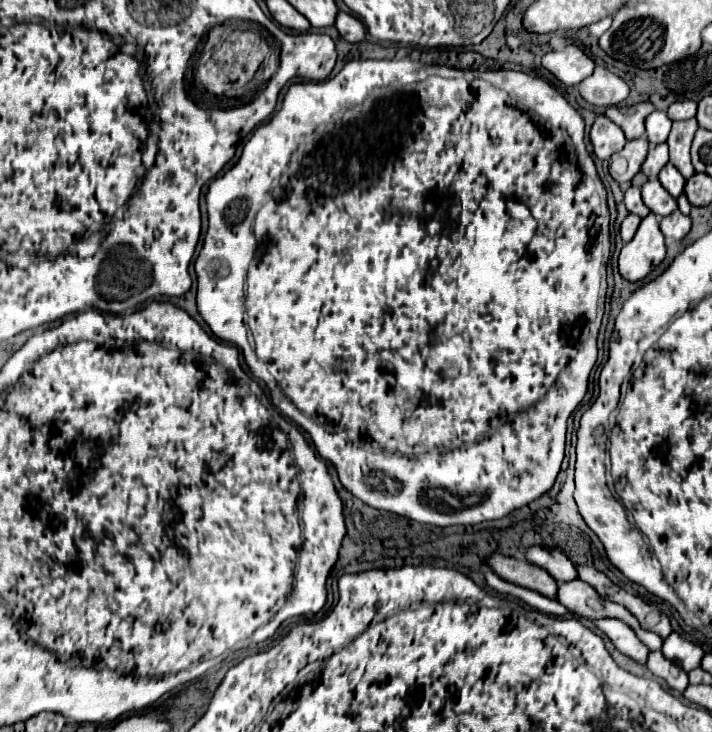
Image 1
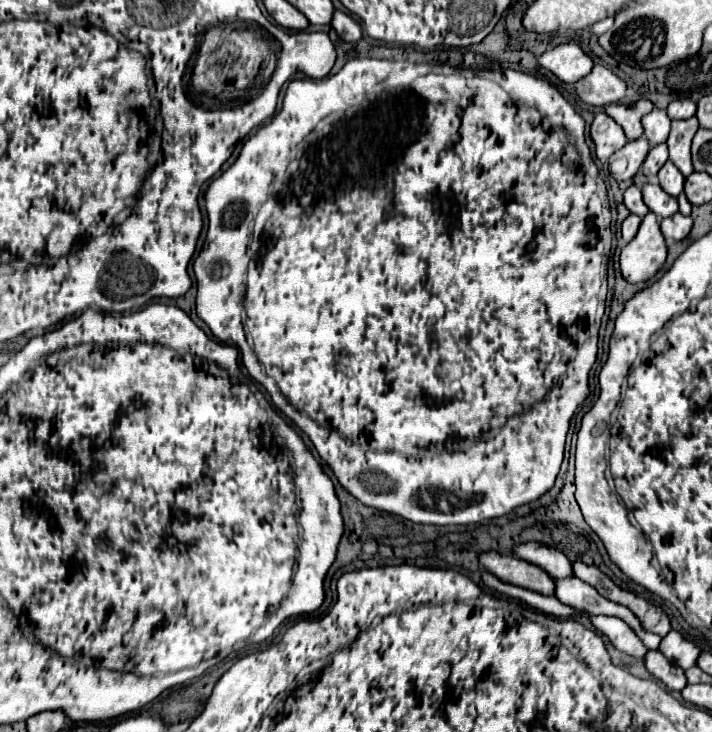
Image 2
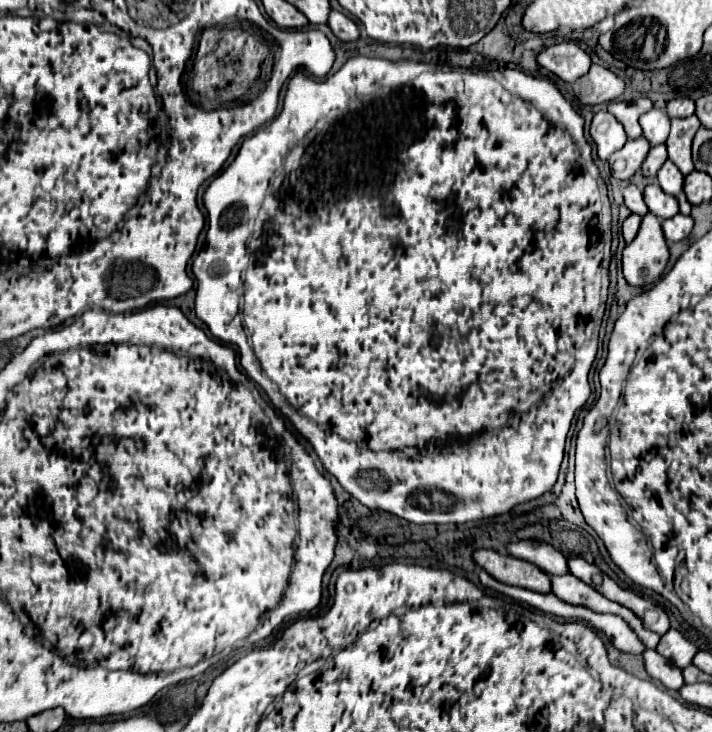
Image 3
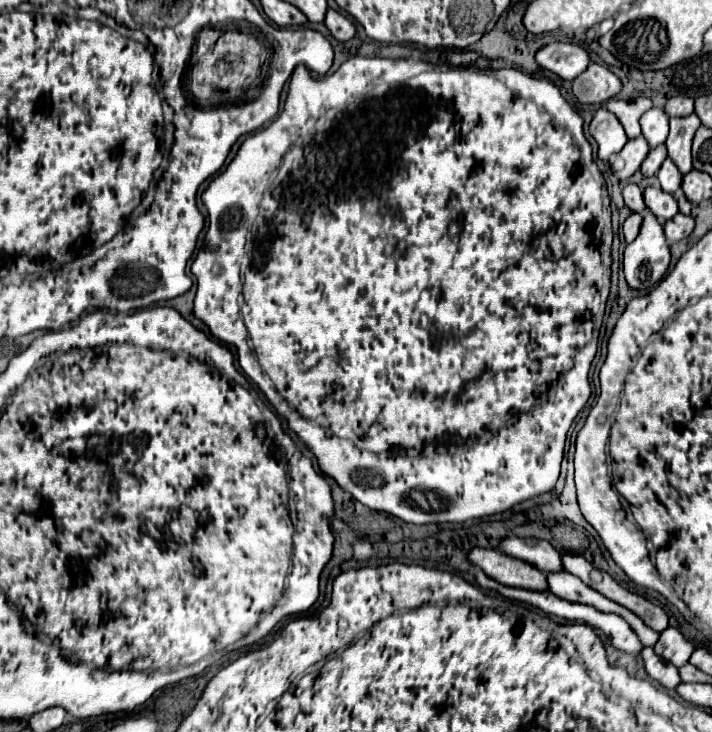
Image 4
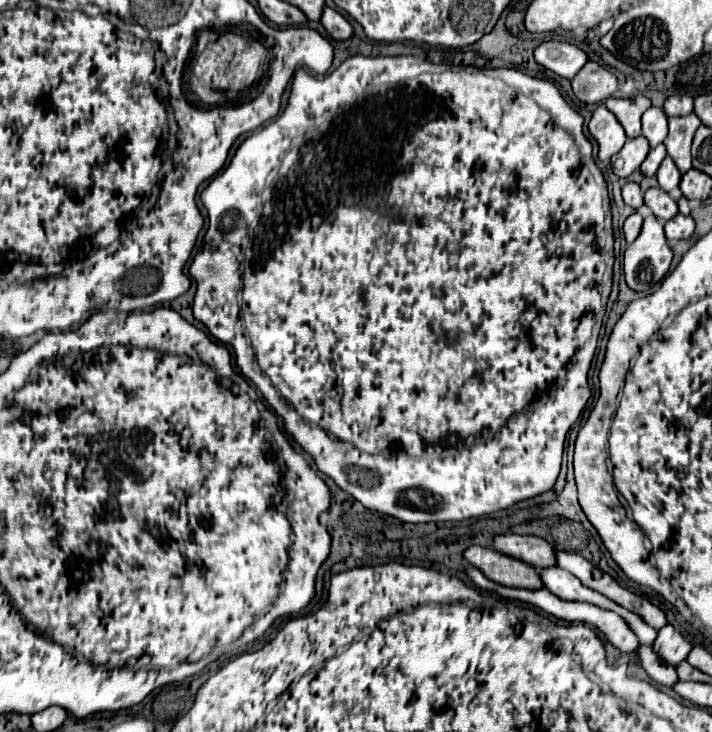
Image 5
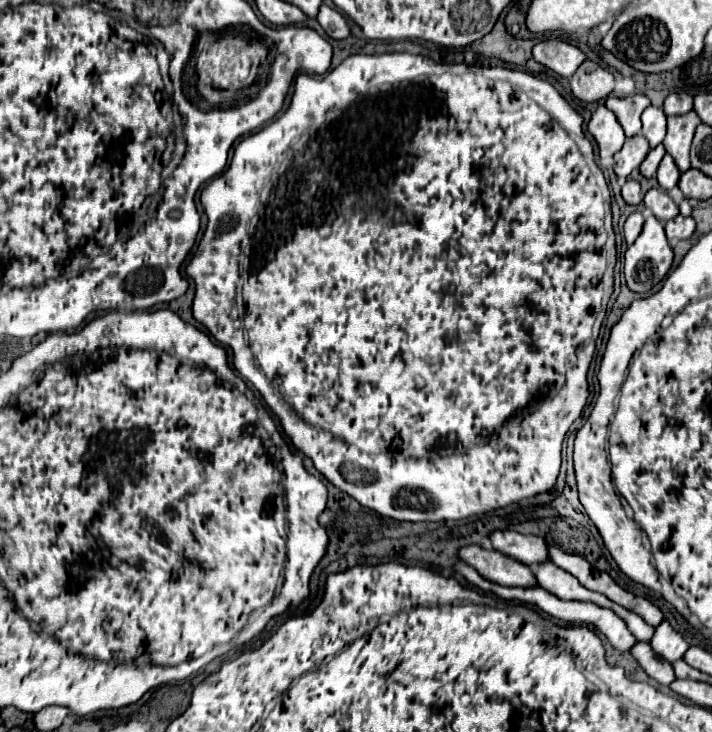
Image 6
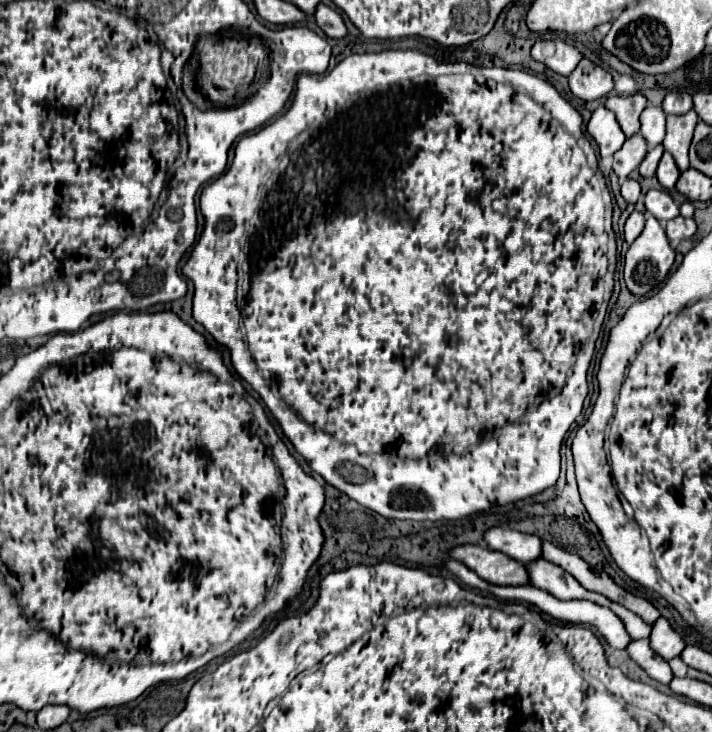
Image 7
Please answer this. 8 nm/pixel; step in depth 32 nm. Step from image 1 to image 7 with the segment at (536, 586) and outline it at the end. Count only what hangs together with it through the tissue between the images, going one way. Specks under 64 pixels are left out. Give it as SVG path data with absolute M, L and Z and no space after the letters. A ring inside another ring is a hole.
M462 544L448 550L448 556L460 560L462 564L468 564L472 572L476 572L482 580L488 580L490 584L502 586L528 584L526 568L520 562L504 556L502 552L494 552L476 544Z

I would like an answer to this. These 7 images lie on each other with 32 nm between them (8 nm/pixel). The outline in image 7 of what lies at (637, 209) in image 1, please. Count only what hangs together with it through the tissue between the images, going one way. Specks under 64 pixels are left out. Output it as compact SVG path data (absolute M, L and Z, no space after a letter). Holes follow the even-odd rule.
M626 178L622 182L622 196L624 196L626 202L636 204L636 200L640 198L640 184L636 180L632 180L632 178Z

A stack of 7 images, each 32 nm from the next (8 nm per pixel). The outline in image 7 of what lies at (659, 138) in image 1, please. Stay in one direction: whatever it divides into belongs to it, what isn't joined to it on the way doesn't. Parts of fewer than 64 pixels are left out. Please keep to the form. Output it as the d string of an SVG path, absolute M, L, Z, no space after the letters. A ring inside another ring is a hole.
M646 106L640 116L640 134L646 138L650 148L662 144L666 130L666 114L662 108Z

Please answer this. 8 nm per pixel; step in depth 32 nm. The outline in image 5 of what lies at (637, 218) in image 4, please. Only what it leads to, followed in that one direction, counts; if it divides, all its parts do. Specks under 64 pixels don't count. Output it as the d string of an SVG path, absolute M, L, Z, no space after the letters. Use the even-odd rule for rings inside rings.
M634 212L632 216L626 218L626 222L624 222L624 236L626 236L628 244L632 244L636 240L636 236L640 234L640 228L642 228L642 216L638 212Z

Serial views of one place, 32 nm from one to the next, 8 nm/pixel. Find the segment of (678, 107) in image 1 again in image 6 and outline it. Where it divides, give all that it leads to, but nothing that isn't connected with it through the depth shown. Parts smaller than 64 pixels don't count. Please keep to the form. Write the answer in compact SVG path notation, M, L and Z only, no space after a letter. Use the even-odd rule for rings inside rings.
M686 92L680 94L670 94L664 100L664 112L666 116L680 116L692 110L692 96Z

